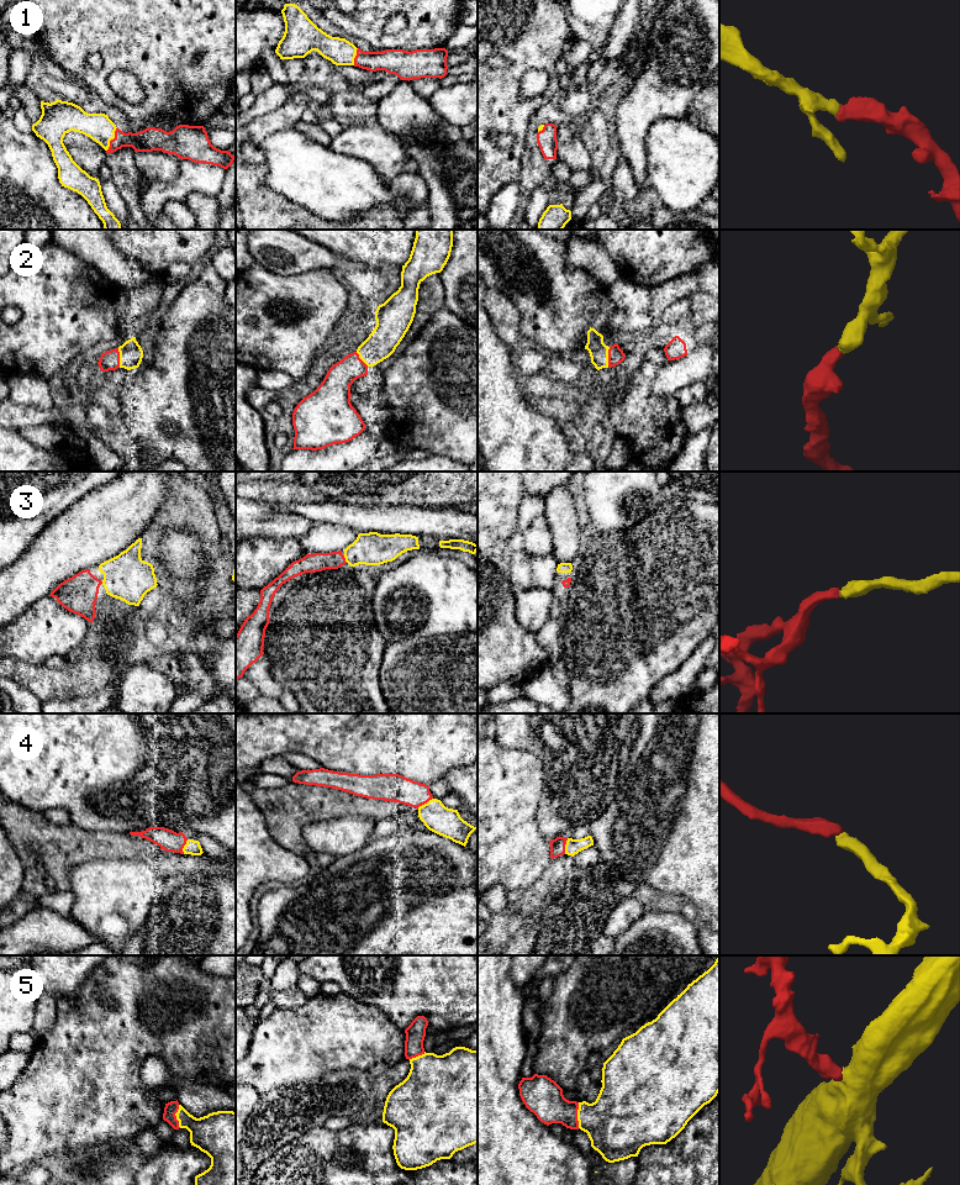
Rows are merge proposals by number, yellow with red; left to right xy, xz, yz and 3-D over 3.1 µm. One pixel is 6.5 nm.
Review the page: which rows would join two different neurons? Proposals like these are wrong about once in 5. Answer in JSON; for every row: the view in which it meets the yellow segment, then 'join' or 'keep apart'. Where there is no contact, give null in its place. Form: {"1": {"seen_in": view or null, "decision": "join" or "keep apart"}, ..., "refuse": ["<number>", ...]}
{"1": {"seen_in": "xy", "decision": "join"}, "2": {"seen_in": "xy", "decision": "join"}, "3": {"seen_in": "xz", "decision": "join"}, "4": {"seen_in": "yz", "decision": "join"}, "5": {"seen_in": "yz", "decision": "join"}, "refuse": []}

